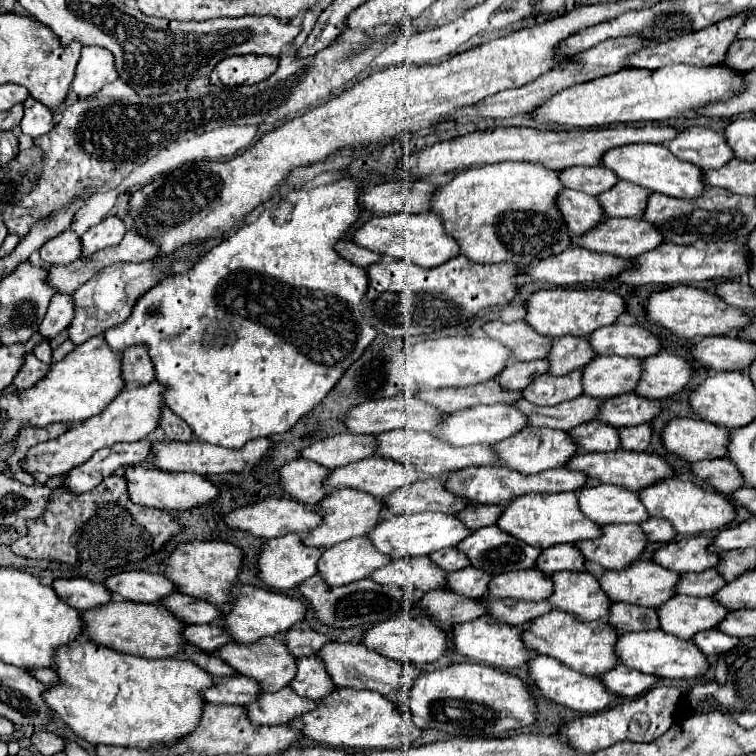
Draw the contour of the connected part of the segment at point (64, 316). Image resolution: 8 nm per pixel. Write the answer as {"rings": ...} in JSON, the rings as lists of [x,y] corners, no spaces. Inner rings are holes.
{"rings":[[[56,293],[50,301],[50,307],[48,307],[48,313],[40,325],[40,333],[44,337],[56,337],[60,331],[64,331],[70,321],[72,321],[72,315],[74,315],[74,303],[72,303],[72,295],[60,295]]]}

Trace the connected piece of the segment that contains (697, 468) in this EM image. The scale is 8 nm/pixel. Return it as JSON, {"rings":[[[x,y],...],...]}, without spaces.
{"rings":[[[730,459],[698,461],[692,465],[692,473],[698,479],[704,479],[722,495],[732,495],[744,485],[744,477],[740,475],[740,471],[736,471],[736,465]]]}

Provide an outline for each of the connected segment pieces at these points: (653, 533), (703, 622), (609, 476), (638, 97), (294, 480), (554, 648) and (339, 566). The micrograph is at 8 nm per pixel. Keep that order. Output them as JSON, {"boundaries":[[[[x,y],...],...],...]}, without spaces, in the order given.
{"boundaries":[[[[650,517],[648,521],[644,521],[642,529],[648,535],[648,539],[654,543],[670,543],[678,537],[676,529],[666,519],[658,519],[658,517]]],[[[676,595],[658,609],[660,627],[682,639],[690,639],[700,631],[708,631],[724,621],[728,609],[714,599],[700,599],[690,595]]],[[[618,449],[618,451],[612,451],[612,453],[580,453],[580,455],[572,457],[566,467],[572,469],[572,471],[586,473],[588,475],[588,485],[610,483],[610,485],[624,485],[630,491],[640,491],[640,489],[646,489],[652,483],[674,477],[672,465],[668,465],[662,457],[658,457],[654,453],[646,453],[646,451],[636,453],[636,451]]],[[[668,65],[658,71],[622,69],[618,73],[596,77],[588,83],[566,87],[558,91],[544,105],[532,111],[538,125],[568,125],[568,127],[604,127],[612,123],[636,121],[662,121],[670,117],[686,117],[698,107],[728,99],[742,91],[744,75],[724,65],[694,67],[694,65]]],[[[300,457],[300,459],[290,461],[282,467],[280,479],[282,479],[284,491],[292,499],[298,499],[298,501],[312,507],[326,497],[328,491],[324,487],[324,479],[330,473],[332,473],[330,469],[318,465],[316,461]]],[[[552,611],[540,619],[534,619],[528,629],[524,629],[524,643],[532,647],[538,655],[550,655],[564,663],[566,667],[586,673],[586,675],[602,675],[610,667],[618,665],[616,651],[612,651],[612,643],[616,643],[616,629],[608,627],[606,621],[580,621],[574,615],[564,611]]],[[[354,537],[326,549],[318,561],[318,571],[330,585],[348,585],[368,579],[376,569],[392,563],[392,557],[376,551],[368,537]]]]}

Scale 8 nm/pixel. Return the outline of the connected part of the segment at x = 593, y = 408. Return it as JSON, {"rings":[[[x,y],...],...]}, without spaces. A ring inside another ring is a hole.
{"rings":[[[580,395],[572,401],[564,401],[554,407],[538,407],[534,403],[528,403],[526,399],[522,399],[514,405],[528,415],[530,425],[540,423],[540,425],[532,425],[532,427],[550,427],[550,429],[570,431],[582,423],[594,421],[598,417],[598,409],[602,403],[604,403],[602,399],[592,399],[590,395]]]}

